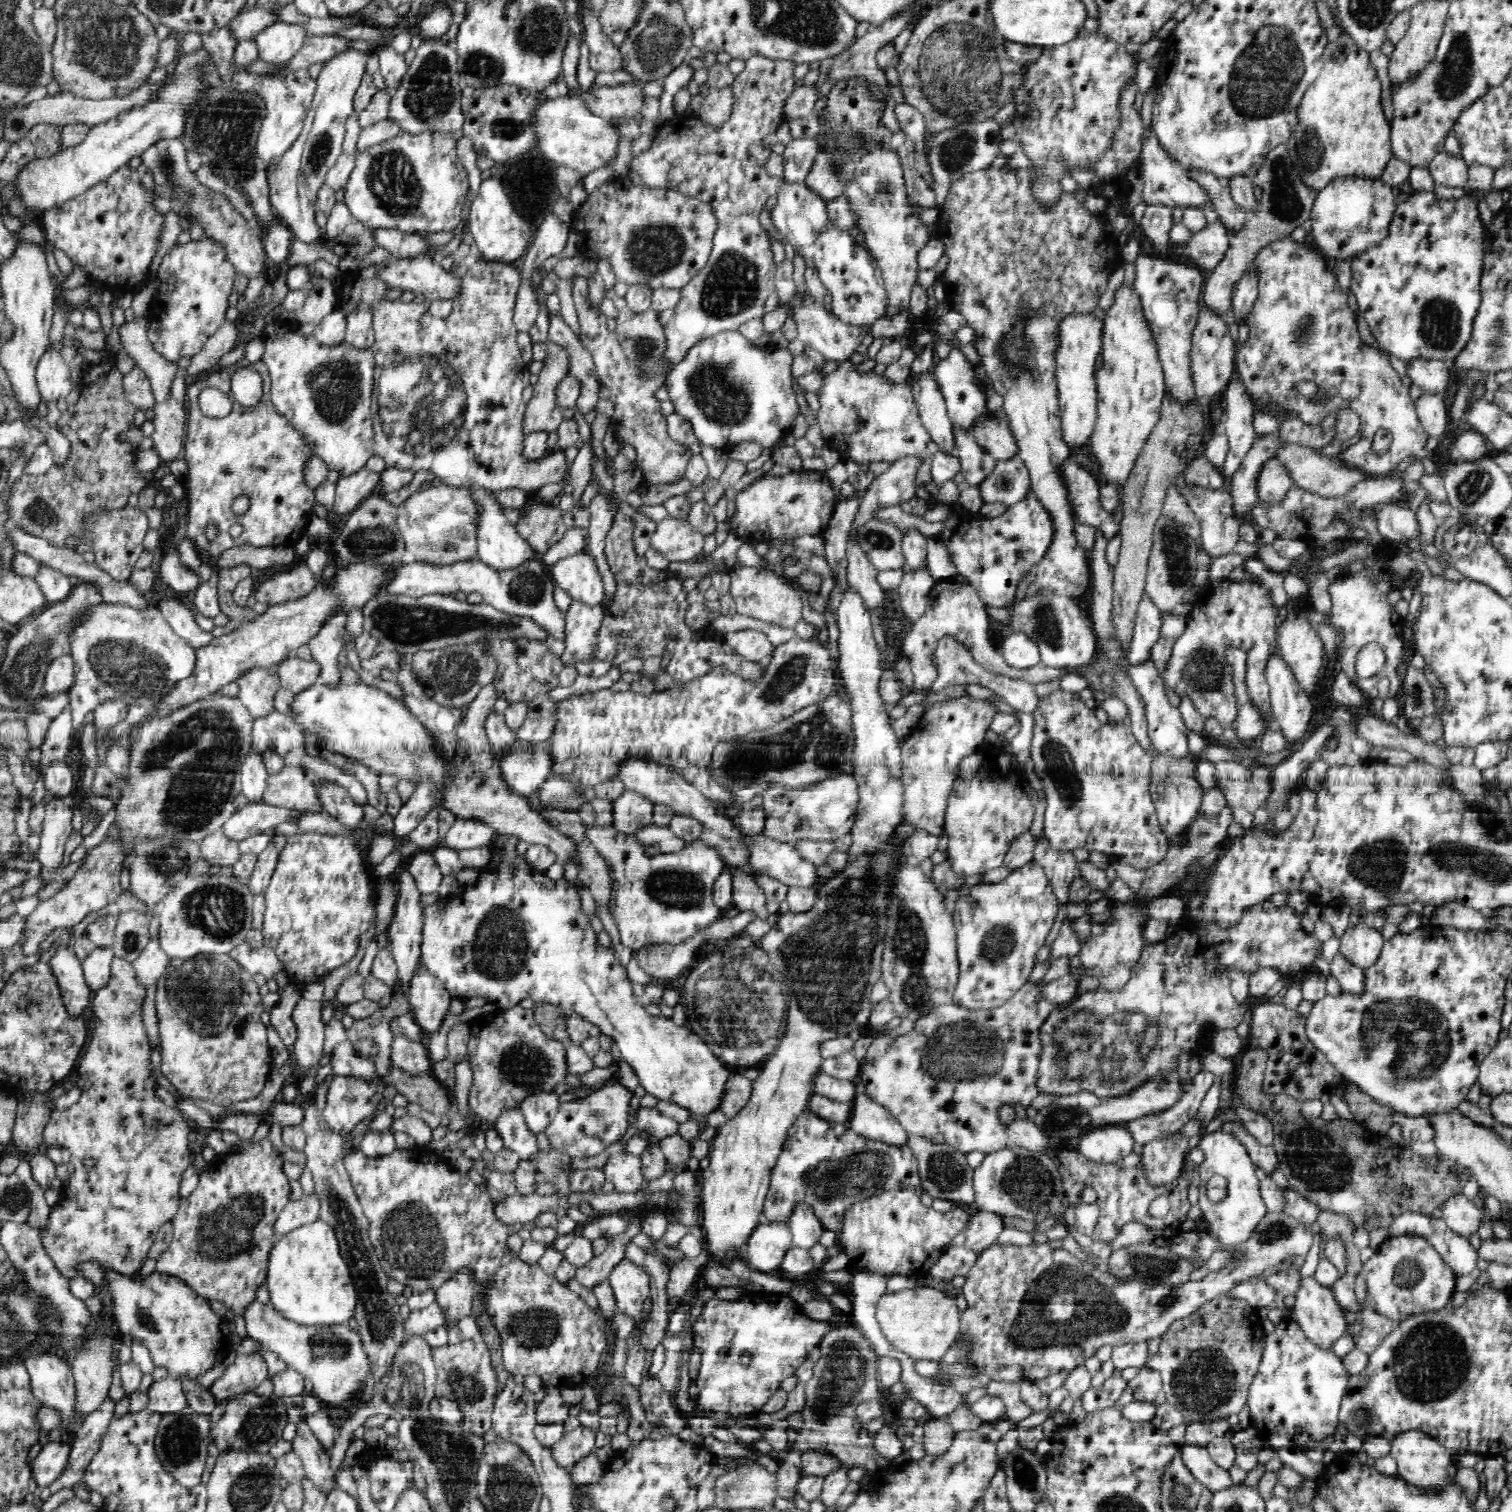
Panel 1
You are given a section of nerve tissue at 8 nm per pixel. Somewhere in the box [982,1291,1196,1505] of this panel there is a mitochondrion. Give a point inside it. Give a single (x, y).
(1024, 1474)

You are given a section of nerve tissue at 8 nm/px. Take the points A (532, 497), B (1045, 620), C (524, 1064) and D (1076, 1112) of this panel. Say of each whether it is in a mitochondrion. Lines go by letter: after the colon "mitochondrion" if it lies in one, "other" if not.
A: other
B: mitochondrion
C: mitochondrion
D: mitochondrion

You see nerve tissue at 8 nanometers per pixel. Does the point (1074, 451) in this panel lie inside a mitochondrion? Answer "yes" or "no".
no

